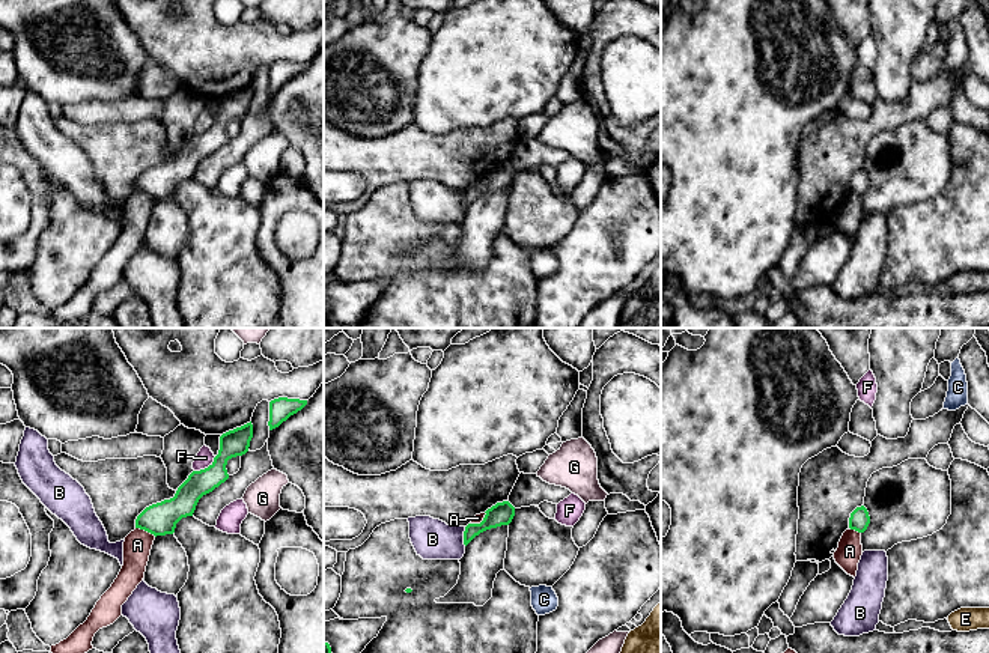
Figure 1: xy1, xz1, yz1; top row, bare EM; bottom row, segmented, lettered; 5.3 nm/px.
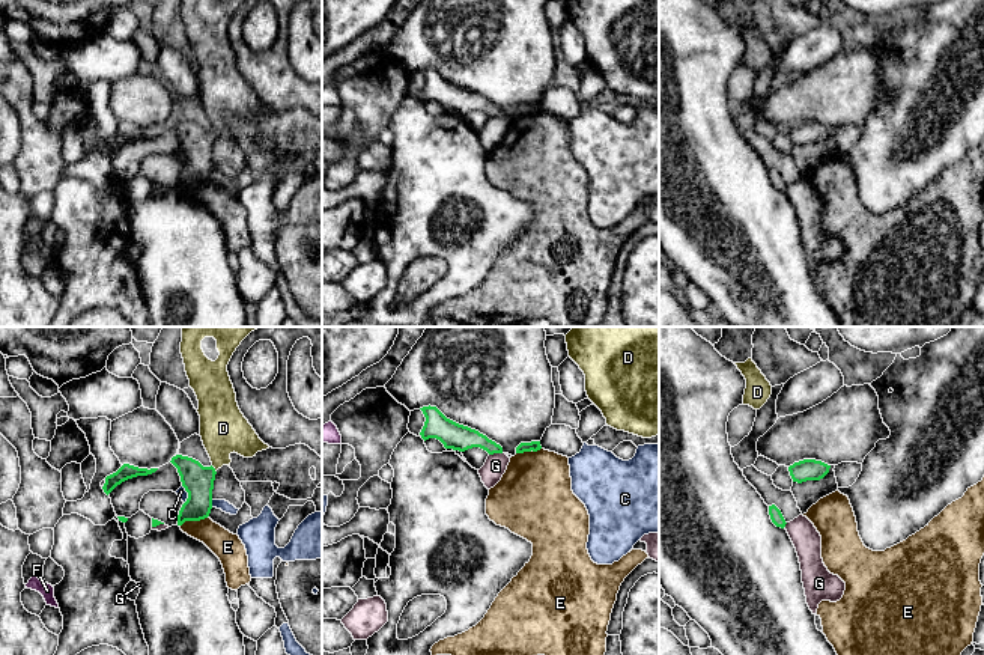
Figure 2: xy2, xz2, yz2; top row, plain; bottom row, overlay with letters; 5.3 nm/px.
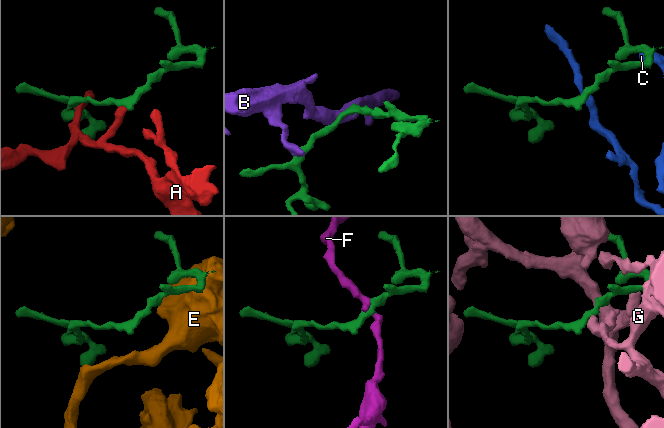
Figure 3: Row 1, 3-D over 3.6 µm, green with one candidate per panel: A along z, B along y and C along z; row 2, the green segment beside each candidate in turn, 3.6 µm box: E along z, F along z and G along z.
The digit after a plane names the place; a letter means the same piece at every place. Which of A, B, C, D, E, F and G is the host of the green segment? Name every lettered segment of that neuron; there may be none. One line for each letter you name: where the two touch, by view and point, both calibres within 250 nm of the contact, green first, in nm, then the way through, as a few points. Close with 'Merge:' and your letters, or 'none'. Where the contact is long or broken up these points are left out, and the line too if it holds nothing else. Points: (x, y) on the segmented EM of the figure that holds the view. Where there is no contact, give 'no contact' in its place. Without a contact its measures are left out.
D: xy2 (214, 469) | 160/260 nm | across xy2 (197, 481), (214, 469), (223, 428)
Merge: D

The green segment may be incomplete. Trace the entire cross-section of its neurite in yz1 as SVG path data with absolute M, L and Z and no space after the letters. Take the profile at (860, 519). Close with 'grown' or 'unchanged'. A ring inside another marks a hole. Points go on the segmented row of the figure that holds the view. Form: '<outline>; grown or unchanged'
M864 506L857 507L849 518L849 528L858 533L864 533L870 524L869 512Z; unchanged

